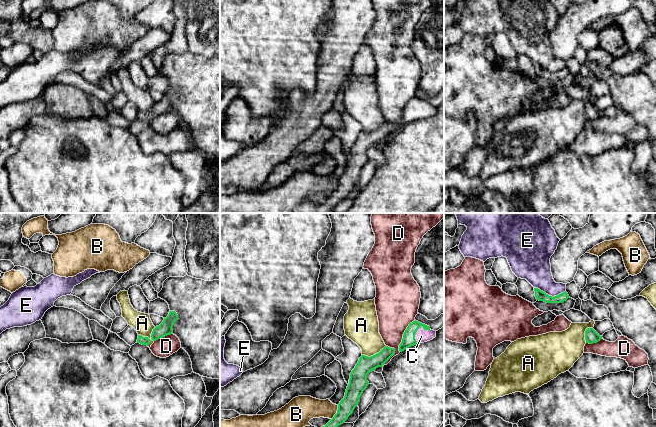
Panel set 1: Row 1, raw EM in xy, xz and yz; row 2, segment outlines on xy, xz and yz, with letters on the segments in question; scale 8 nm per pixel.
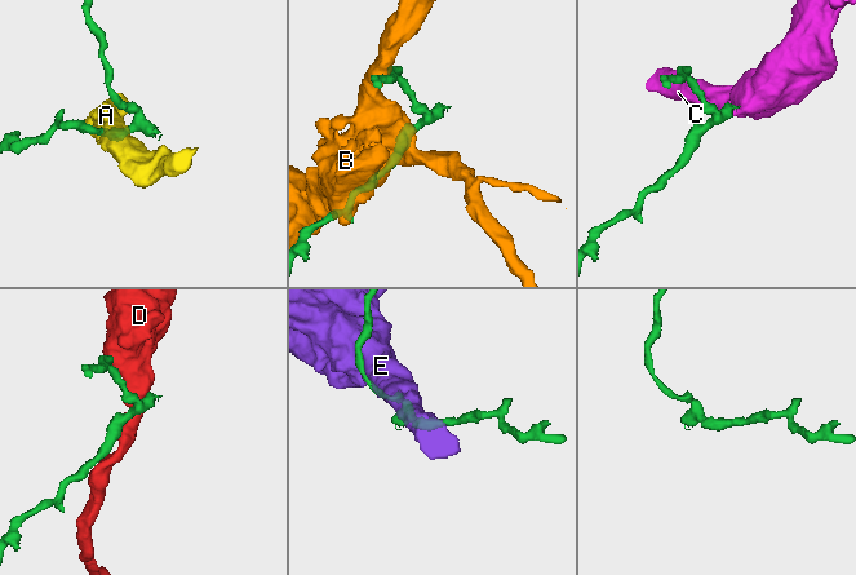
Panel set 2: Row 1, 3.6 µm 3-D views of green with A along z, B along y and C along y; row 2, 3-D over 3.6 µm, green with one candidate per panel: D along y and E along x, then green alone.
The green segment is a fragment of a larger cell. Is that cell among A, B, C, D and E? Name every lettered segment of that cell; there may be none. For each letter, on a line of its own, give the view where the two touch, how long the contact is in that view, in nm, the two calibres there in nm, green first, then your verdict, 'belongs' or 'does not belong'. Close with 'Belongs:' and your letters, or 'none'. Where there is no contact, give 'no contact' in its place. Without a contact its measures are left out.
A: meets green in xy; contact 170 nm long; 70 nm thick on the green side, 150 nm on the other; does not belong
B: meets green in xz; contact 130 nm long; 140 nm thick on the green side, 190 nm on the other; does not belong
C: meets green in xz; contact 160 nm long; 100 nm thick on the green side, 110 nm on the other; belongs
D: meets green in xz; contact 280 nm long; 100 nm thick on the green side, 340 nm on the other; does not belong
E: meets green in yz; contact 260 nm long; 80 nm thick on the green side, 240 nm on the other; does not belong
Belongs: C

